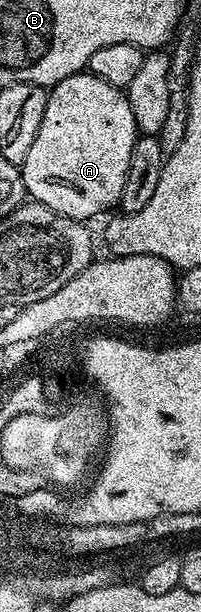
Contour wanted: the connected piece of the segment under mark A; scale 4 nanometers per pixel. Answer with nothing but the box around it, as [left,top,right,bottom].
[21,71,136,222]

